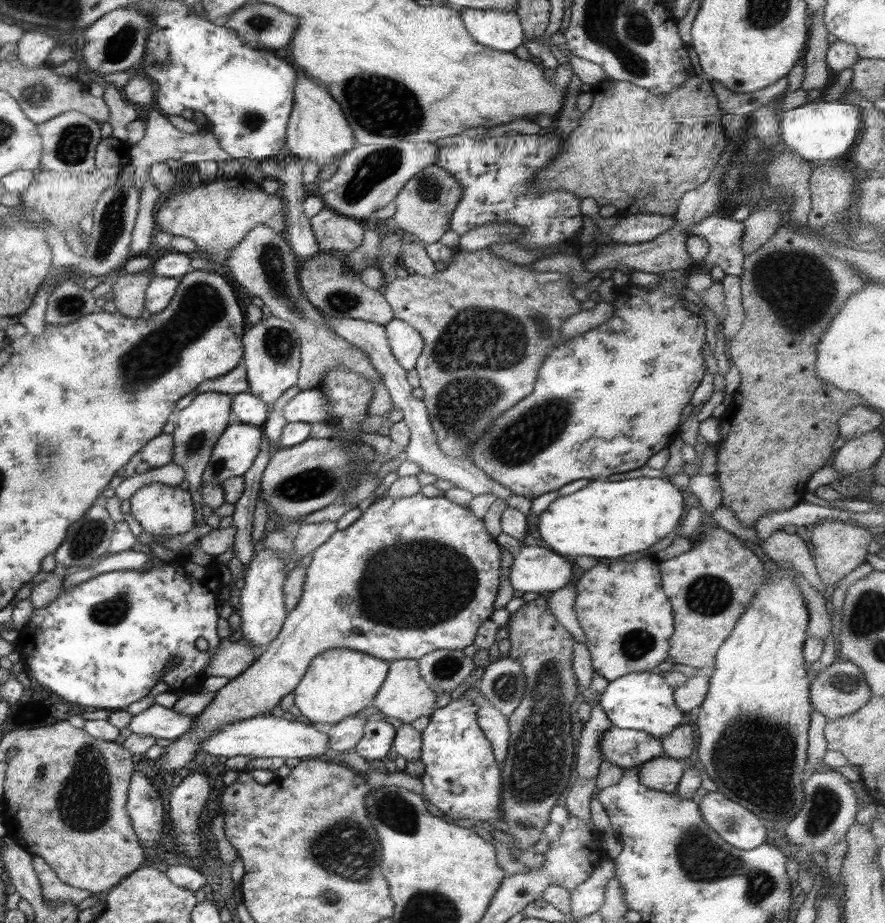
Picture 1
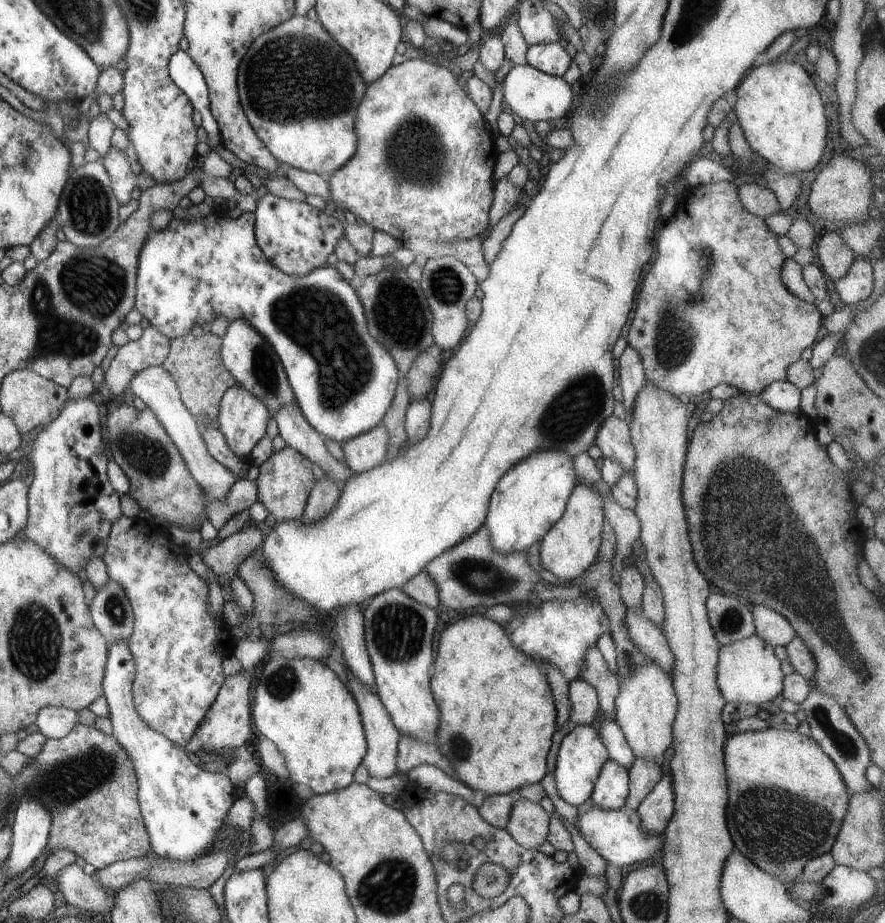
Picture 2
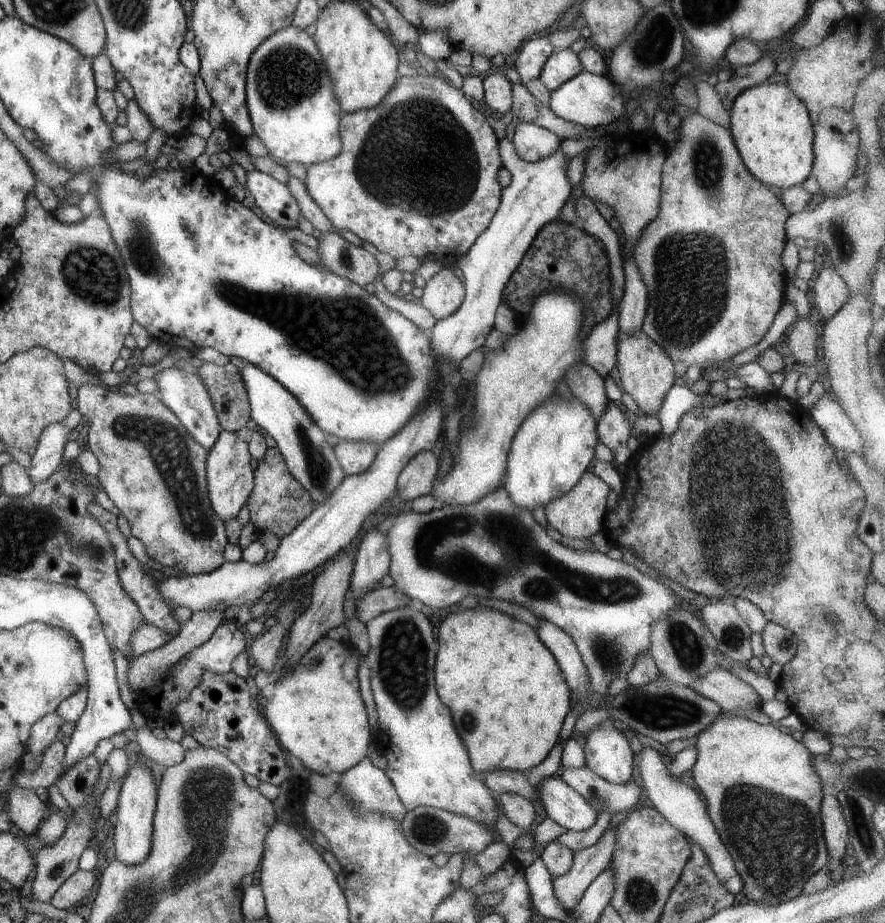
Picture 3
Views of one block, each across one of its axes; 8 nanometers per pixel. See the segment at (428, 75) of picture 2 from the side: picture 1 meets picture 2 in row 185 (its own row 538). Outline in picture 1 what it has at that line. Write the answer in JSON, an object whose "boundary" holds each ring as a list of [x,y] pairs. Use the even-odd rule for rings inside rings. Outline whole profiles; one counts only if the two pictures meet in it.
{"boundary":[[[422,493],[414,494],[405,498],[391,498],[389,496],[380,496],[376,498],[360,516],[345,529],[335,529],[331,536],[319,546],[316,546],[311,553],[311,562],[306,566],[305,581],[303,581],[303,593],[299,597],[299,602],[295,605],[293,610],[286,614],[282,628],[276,635],[272,642],[268,643],[266,648],[263,648],[254,662],[241,674],[235,678],[230,679],[228,684],[225,684],[221,689],[214,694],[213,701],[203,710],[193,717],[189,732],[181,734],[179,738],[175,738],[173,742],[165,747],[163,755],[155,761],[156,767],[162,775],[171,772],[175,776],[175,772],[183,767],[192,767],[193,758],[199,748],[199,743],[203,739],[209,738],[211,733],[215,733],[219,727],[241,721],[243,719],[251,718],[257,715],[270,714],[274,706],[279,704],[288,693],[297,687],[297,684],[302,680],[303,674],[307,671],[310,661],[315,656],[322,654],[325,650],[334,650],[335,648],[347,648],[348,650],[355,650],[356,652],[363,652],[369,654],[374,658],[379,658],[383,661],[393,662],[395,660],[415,660],[417,661],[421,656],[437,649],[445,650],[459,650],[473,643],[479,626],[490,619],[493,610],[493,602],[495,600],[499,588],[499,546],[494,538],[487,532],[487,529],[482,523],[482,519],[477,518],[468,507],[462,507],[449,501],[446,497],[427,497]]]}

